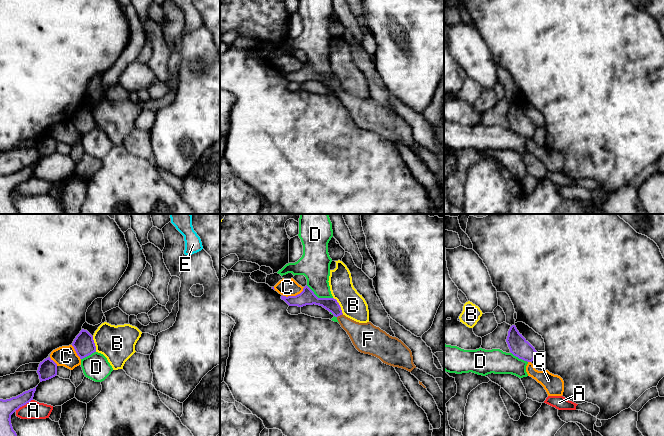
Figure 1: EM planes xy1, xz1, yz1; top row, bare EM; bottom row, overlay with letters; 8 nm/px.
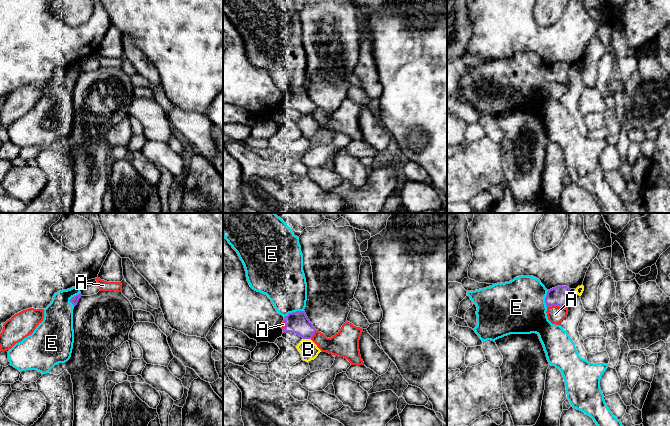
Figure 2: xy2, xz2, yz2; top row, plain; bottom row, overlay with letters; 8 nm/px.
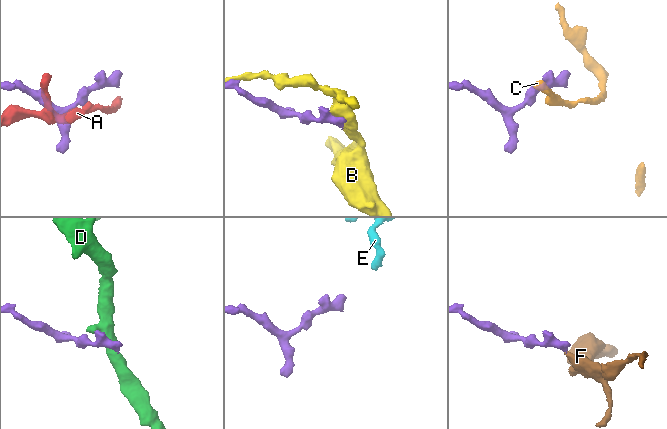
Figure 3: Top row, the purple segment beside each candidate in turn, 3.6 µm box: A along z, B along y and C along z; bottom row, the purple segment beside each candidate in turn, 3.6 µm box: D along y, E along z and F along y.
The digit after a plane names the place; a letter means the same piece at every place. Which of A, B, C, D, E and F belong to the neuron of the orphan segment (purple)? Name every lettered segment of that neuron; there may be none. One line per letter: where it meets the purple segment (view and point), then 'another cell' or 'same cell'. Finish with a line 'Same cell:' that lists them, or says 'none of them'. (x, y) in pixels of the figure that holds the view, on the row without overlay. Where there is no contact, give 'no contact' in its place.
A: contact yz2 (557, 81); another cell
B: contact xz1 (339, 81); another cell
C: contact xz1 (293, 72); another cell
D: contact xz1 (319, 74); another cell
E: contact xz2 (293, 88); another cell
F: contact xz1 (339, 91); same cell
Same cell: F

